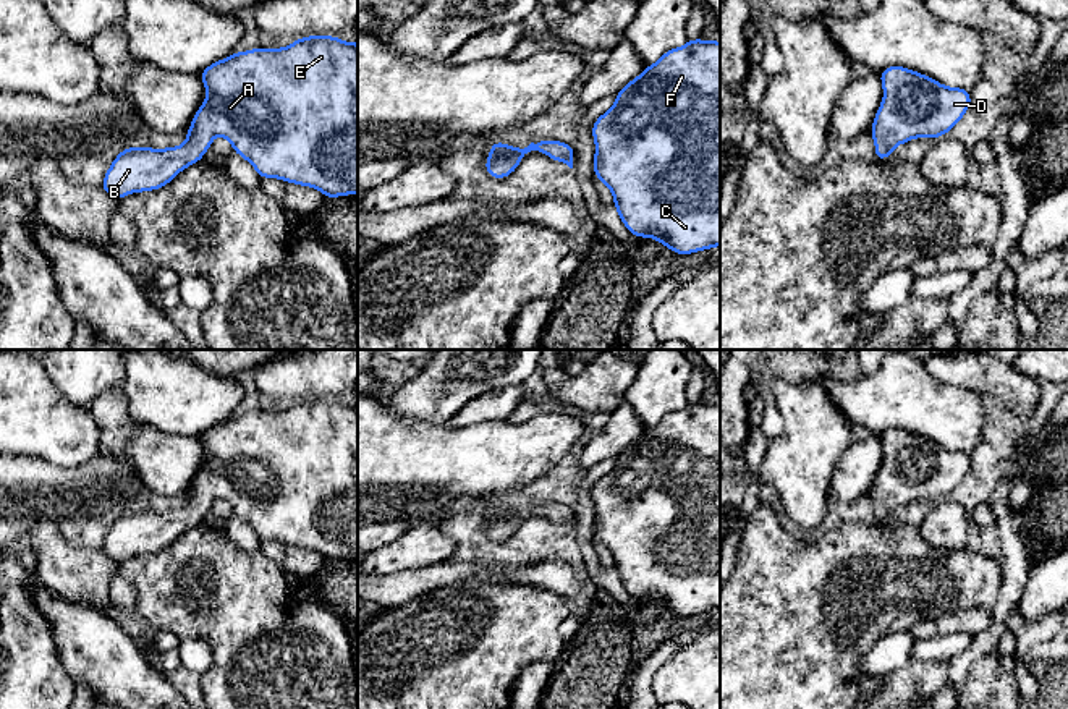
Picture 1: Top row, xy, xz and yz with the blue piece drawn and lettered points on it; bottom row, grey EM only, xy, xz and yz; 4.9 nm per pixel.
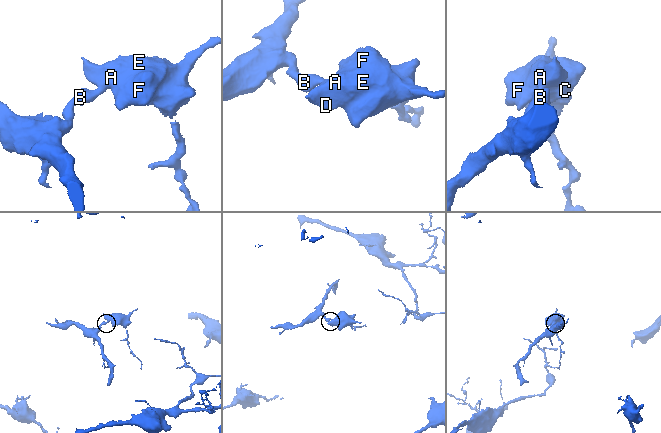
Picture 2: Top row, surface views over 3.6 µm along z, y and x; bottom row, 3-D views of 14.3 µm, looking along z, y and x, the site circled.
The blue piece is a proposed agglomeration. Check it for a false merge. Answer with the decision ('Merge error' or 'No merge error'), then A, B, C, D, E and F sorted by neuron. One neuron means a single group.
No merge error. Groups: A B C D E F

